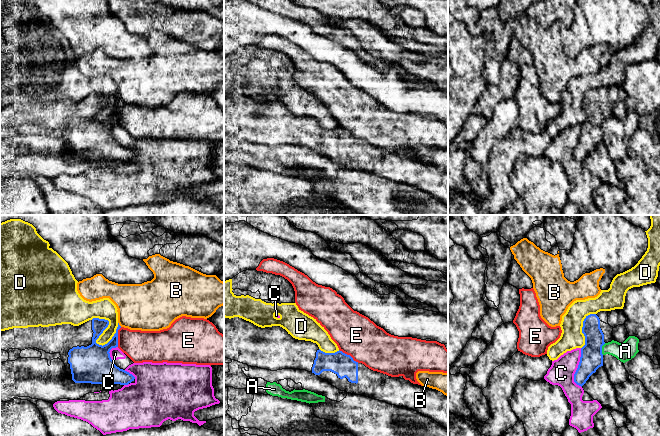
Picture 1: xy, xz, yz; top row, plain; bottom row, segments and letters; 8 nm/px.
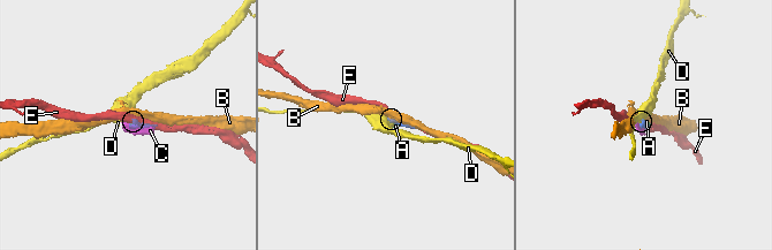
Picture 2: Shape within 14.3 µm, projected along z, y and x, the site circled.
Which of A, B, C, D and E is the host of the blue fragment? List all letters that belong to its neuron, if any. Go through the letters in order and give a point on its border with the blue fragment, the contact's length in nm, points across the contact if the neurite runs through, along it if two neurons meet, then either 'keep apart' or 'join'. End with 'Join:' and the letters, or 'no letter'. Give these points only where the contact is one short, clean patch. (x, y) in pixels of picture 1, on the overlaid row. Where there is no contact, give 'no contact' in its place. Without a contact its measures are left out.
A: contact yz (601, 349); length 100 nm; keep apart
B: contact xy (118, 324); length 50 nm; border xy (118, 322), (121, 326); keep apart
C: contact yz (577, 368); length 320 nm; keep apart
D: contact xy (106, 327); length 260 nm; border xy (91, 319), (108, 321), (96, 340), (106, 344); keep apart
E: contact xz (349, 355); length 190 nm; keep apart
Join: no letter

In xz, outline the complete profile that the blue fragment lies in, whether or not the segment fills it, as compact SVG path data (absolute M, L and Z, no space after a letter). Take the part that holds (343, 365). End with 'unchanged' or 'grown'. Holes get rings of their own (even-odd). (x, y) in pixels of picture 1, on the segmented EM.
M224 317L224 357L271 371L306 370L341 391L412 409L448 429L448 397L442 392L373 371L340 350L335 353L325 353L316 343L295 339L280 326L261 328L239 317L231 319Z | grown

